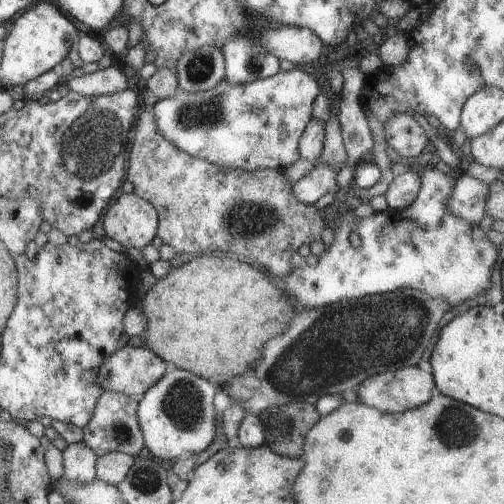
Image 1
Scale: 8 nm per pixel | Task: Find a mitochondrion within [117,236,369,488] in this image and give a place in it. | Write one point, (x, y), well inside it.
(183, 405)

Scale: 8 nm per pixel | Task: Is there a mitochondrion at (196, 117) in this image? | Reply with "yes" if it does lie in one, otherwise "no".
yes

